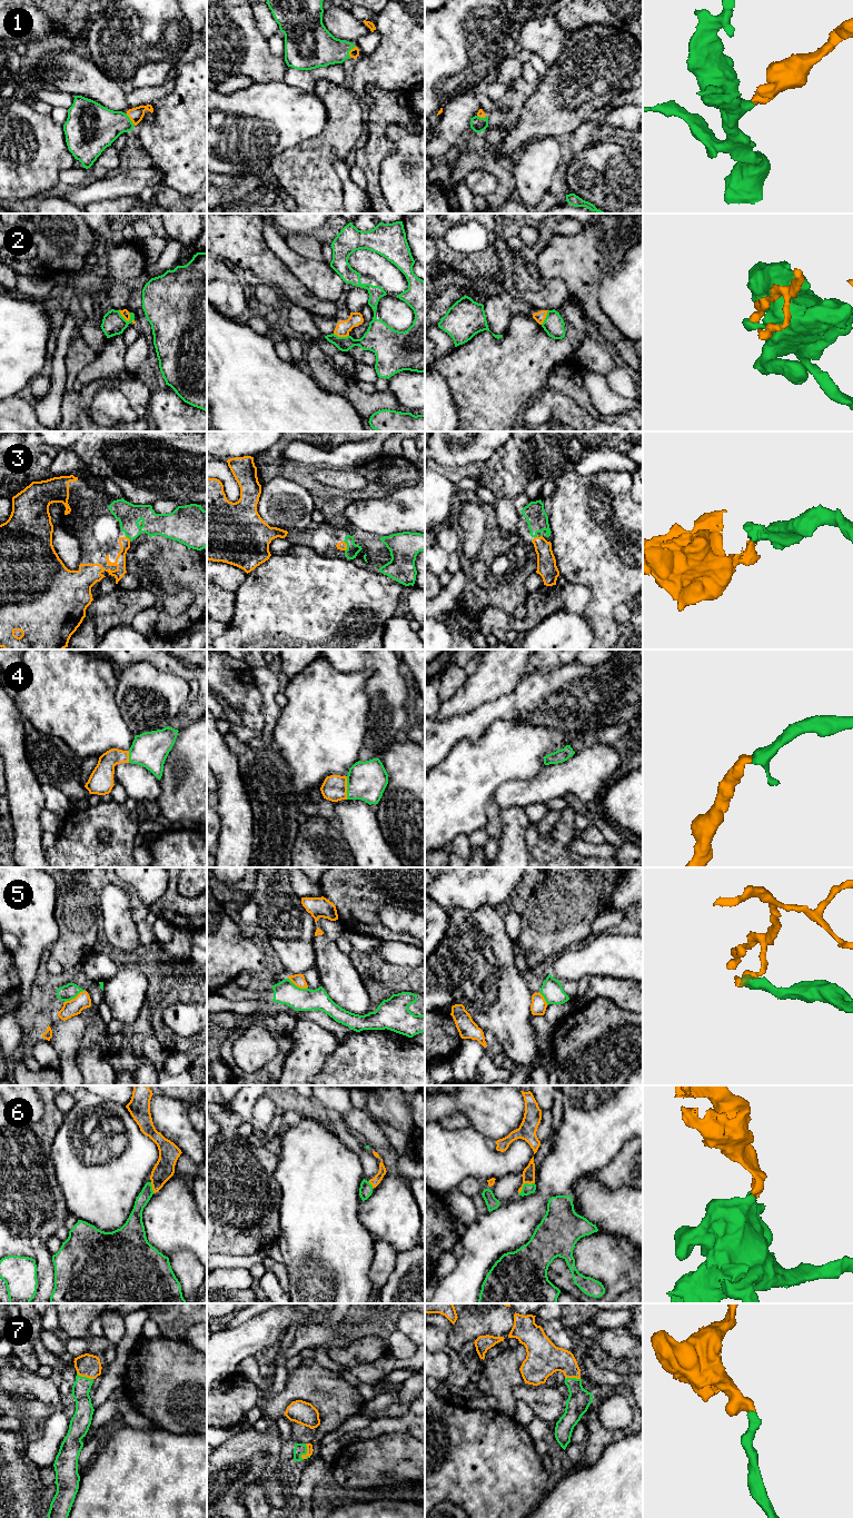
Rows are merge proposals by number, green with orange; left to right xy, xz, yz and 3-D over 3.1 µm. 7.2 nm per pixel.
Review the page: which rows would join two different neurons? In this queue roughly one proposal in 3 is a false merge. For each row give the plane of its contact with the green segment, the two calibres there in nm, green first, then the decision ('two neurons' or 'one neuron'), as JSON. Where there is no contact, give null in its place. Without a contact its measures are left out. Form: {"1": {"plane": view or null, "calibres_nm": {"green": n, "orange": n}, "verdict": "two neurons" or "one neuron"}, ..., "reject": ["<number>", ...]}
{"1": {"plane": "xz", "calibres_nm": {"green": 300, "orange": 70}, "verdict": "one neuron"}, "2": {"plane": "xy", "calibres_nm": {"green": 160, "orange": 60}, "verdict": "two neurons"}, "3": {"plane": "xz", "calibres_nm": {"green": 90, "orange": 60}, "verdict": "one neuron"}, "4": {"plane": "xz", "calibres_nm": {"green": 280, "orange": 180}, "verdict": "one neuron"}, "5": {"plane": "xy", "calibres_nm": {"green": 120, "orange": 120}, "verdict": "two neurons"}, "6": {"plane": "yz", "calibres_nm": {"green": 80, "orange": 100}, "verdict": "one neuron"}, "7": {"plane": "xz", "calibres_nm": {"green": 90, "orange": 50}, "verdict": "one neuron"}, "reject": ["2", "5"]}

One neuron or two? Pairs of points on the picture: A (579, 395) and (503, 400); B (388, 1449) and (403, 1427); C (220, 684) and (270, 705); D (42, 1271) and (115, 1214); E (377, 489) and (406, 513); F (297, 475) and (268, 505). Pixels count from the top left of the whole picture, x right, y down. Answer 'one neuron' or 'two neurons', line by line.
A: two neurons
B: two neurons
C: two neurons
D: two neurons
E: two neurons
F: two neurons

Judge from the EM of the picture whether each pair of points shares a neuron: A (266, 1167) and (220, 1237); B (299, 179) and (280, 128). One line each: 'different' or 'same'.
A: same
B: different

